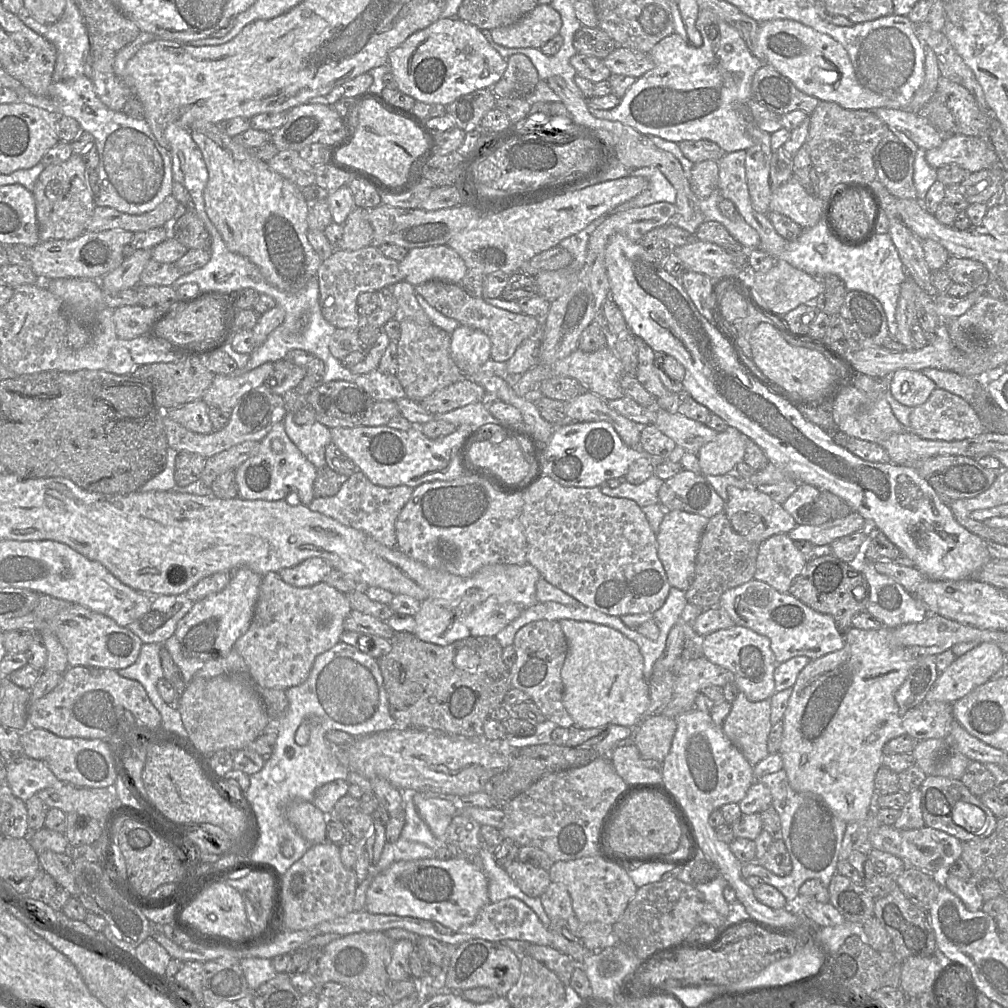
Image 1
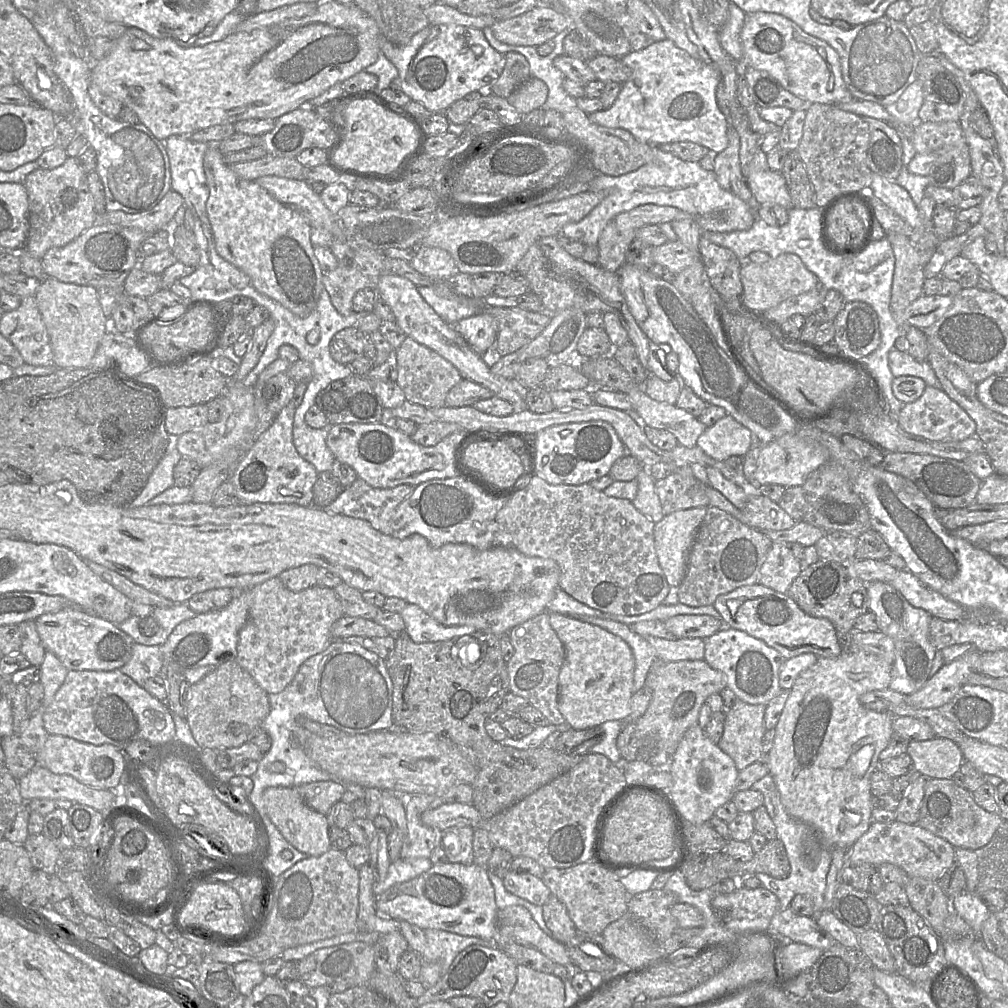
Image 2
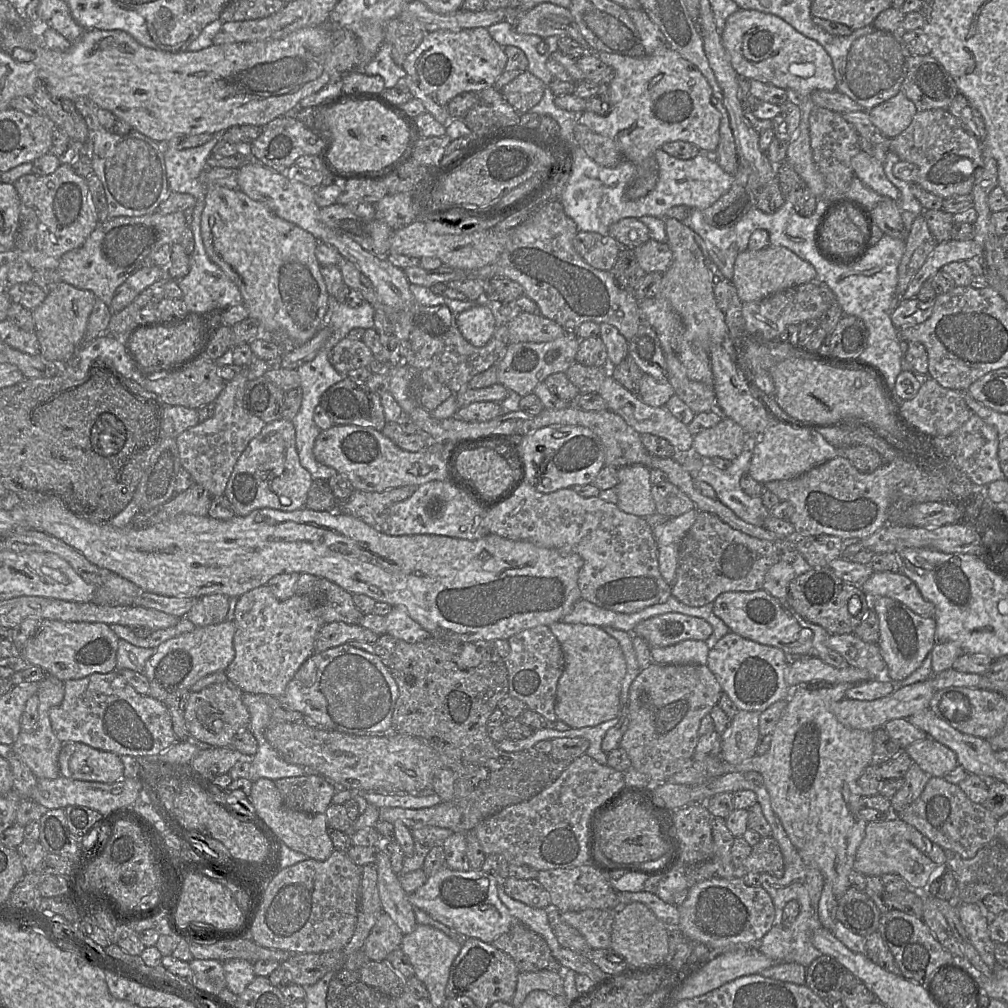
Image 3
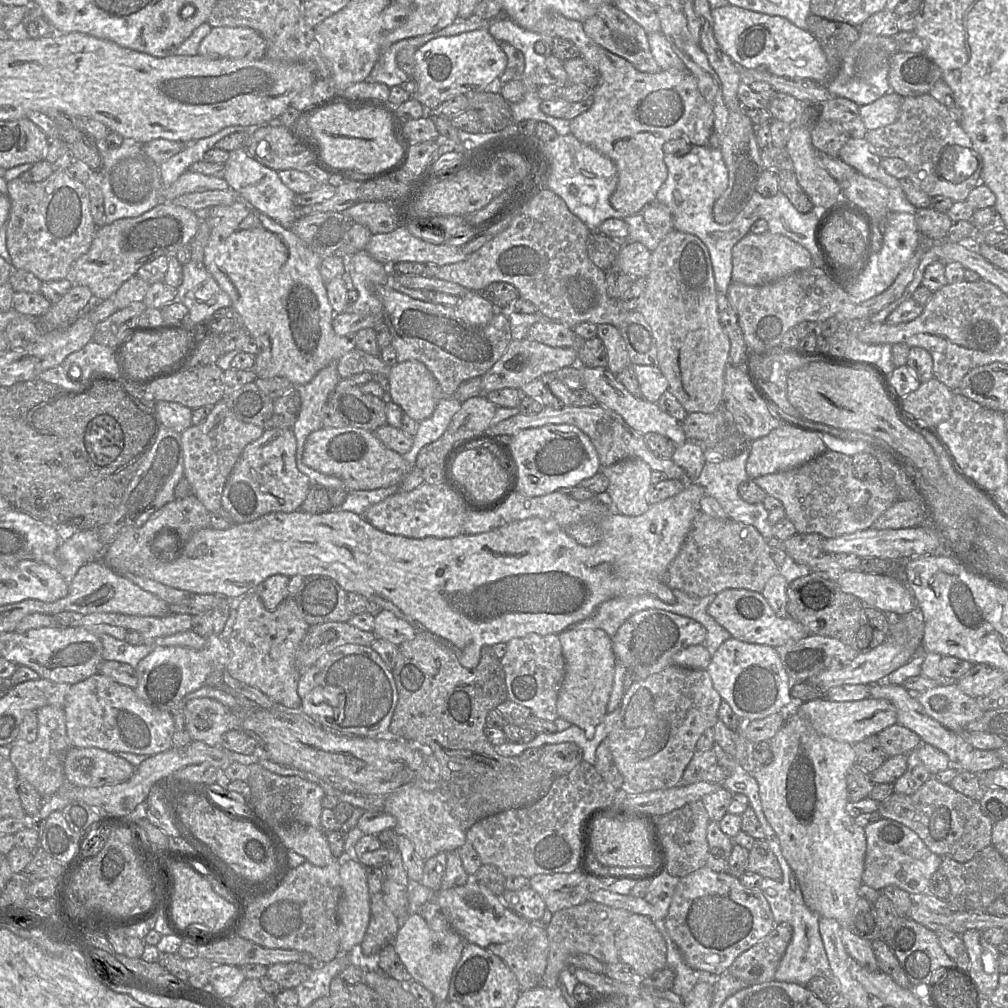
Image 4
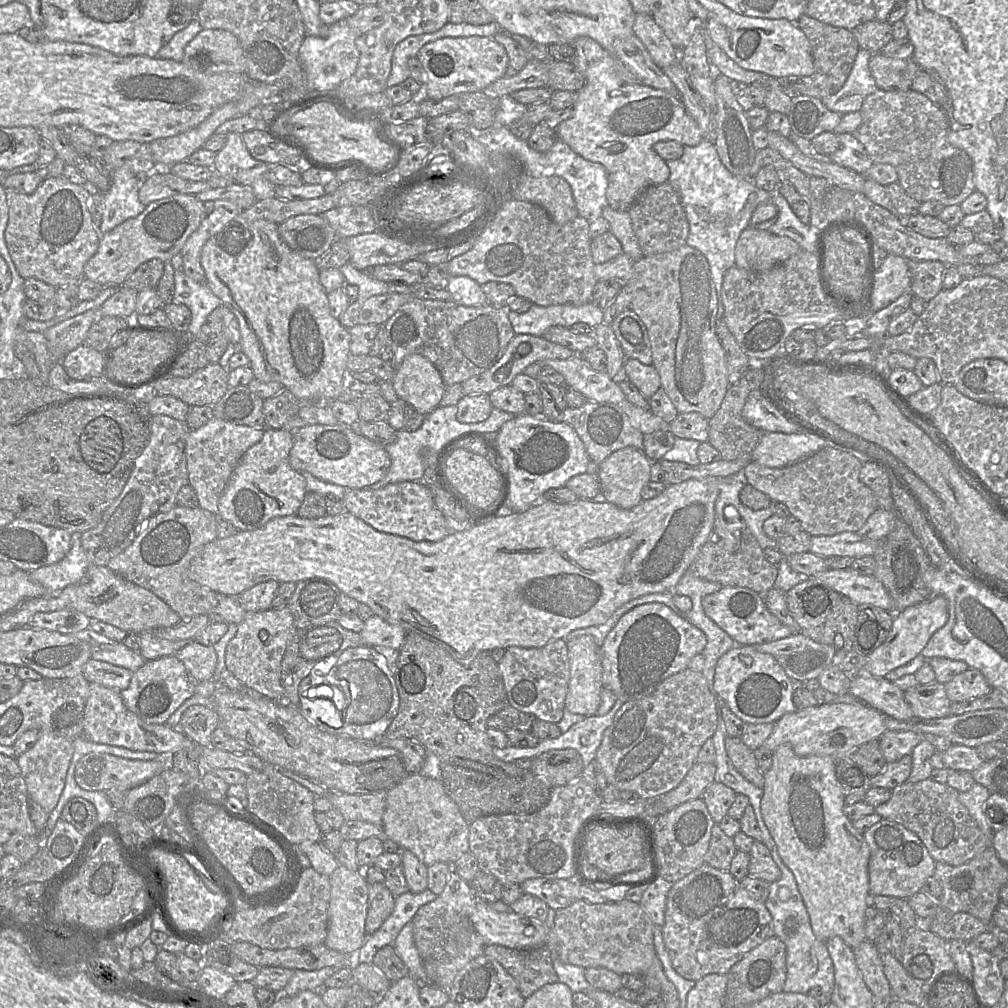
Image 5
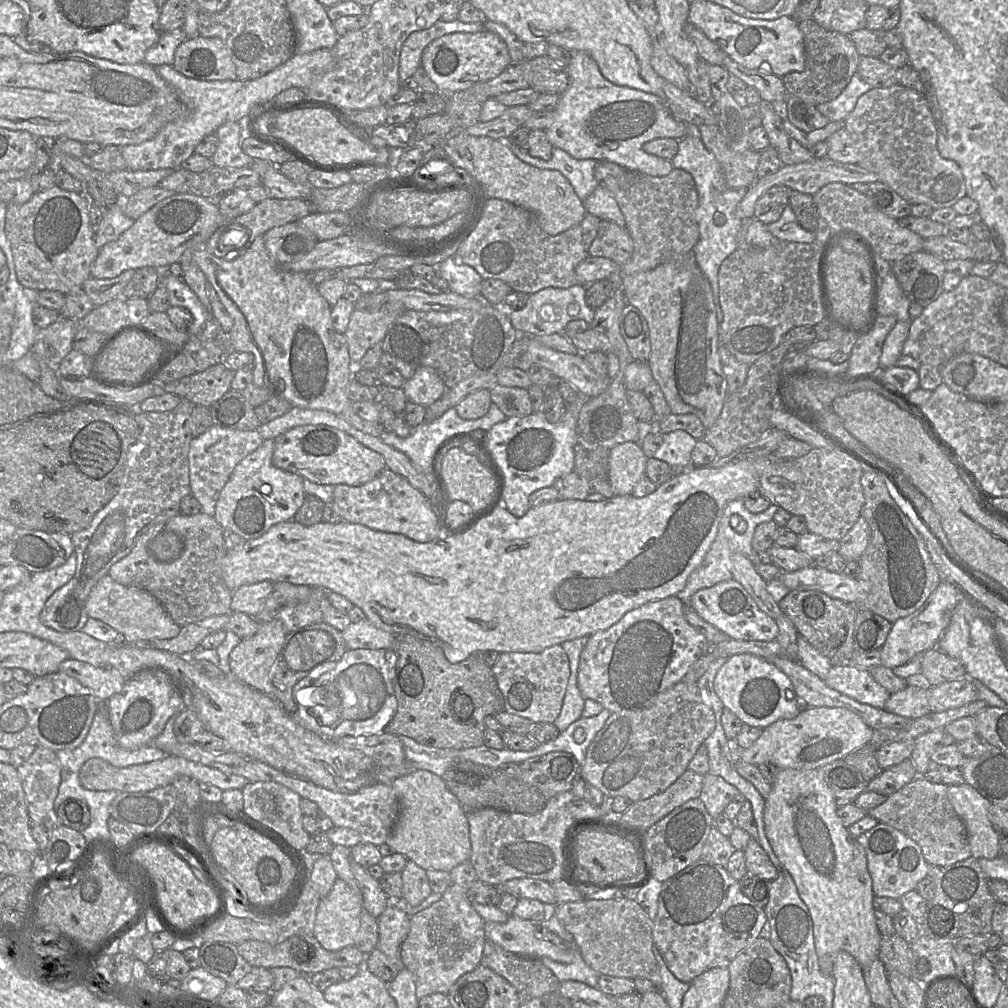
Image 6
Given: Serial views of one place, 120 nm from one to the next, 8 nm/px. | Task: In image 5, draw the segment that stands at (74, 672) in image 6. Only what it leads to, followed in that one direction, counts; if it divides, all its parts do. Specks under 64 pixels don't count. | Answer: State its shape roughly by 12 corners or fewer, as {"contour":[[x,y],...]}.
{"contour":[[89,659],[82,675],[90,683],[122,691],[133,672]]}

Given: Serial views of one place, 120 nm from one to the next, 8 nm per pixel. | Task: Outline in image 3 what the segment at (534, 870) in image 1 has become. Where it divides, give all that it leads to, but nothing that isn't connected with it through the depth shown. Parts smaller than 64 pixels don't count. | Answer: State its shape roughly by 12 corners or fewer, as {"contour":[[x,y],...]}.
{"contour":[[508,877],[508,896],[530,907],[552,908],[536,878]]}

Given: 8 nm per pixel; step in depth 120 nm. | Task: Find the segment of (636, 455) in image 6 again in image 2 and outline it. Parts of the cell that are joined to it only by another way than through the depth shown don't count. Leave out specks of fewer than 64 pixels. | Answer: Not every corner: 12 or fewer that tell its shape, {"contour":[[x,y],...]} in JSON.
{"contour":[[648,467],[637,476],[633,506],[653,523],[665,515]]}

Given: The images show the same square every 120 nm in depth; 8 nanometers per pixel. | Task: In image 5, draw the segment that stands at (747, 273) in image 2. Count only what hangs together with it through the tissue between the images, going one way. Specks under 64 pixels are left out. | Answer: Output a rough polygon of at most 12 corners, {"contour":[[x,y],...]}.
{"contour":[[747,227],[735,266],[763,272],[802,249],[789,237]]}

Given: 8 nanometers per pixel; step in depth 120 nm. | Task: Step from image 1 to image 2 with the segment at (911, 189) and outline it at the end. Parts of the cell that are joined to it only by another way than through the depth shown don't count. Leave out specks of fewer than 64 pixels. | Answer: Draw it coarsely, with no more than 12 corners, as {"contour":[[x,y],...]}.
{"contour":[[862,117],[870,130],[867,164],[896,182],[901,134],[891,123]]}

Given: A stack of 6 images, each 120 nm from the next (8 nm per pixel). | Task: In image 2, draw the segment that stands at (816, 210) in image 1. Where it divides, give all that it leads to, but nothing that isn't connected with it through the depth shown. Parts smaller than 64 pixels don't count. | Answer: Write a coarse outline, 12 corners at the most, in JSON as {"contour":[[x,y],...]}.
{"contour":[[761,147],[747,167],[759,205],[794,206],[786,180],[769,168]]}

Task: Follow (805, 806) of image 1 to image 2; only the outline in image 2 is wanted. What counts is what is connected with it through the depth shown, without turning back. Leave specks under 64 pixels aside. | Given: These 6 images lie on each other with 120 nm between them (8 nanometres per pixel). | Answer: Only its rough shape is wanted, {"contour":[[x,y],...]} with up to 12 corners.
{"contour":[[769,773],[751,788],[763,794],[790,863],[776,879],[754,873],[778,897],[779,911],[809,895],[824,910],[832,849],[788,814]]}

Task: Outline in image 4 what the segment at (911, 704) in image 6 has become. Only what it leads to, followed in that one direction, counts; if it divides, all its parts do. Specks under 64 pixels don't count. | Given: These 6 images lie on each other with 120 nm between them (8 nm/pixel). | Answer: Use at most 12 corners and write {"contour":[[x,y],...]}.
{"contour":[[956,684],[916,694],[930,717],[954,732],[984,712]]}

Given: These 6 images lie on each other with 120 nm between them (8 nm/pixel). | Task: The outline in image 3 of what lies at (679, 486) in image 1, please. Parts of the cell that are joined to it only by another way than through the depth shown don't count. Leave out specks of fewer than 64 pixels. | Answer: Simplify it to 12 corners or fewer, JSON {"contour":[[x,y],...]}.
{"contour":[[669,481],[652,485],[656,513],[678,517],[694,502]]}

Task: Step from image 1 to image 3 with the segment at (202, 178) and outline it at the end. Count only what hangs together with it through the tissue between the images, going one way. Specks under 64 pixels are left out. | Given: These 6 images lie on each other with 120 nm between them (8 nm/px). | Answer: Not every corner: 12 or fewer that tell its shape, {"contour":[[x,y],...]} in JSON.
{"contour":[[220,134],[197,147],[164,147],[171,192],[195,197],[190,228],[201,235],[207,169]]}

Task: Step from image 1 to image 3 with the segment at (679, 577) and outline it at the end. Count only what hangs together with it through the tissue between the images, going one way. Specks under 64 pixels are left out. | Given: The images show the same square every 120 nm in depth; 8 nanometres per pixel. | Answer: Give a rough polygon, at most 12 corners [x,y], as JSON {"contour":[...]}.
{"contour":[[695,508],[652,527],[659,572],[672,585]]}

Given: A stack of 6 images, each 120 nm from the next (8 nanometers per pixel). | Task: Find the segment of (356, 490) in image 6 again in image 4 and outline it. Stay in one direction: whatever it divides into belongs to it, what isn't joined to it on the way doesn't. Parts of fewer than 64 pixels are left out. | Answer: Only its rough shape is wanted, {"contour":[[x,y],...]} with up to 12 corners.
{"contour":[[424,482],[363,517],[408,538],[465,534],[466,511],[442,483]]}

